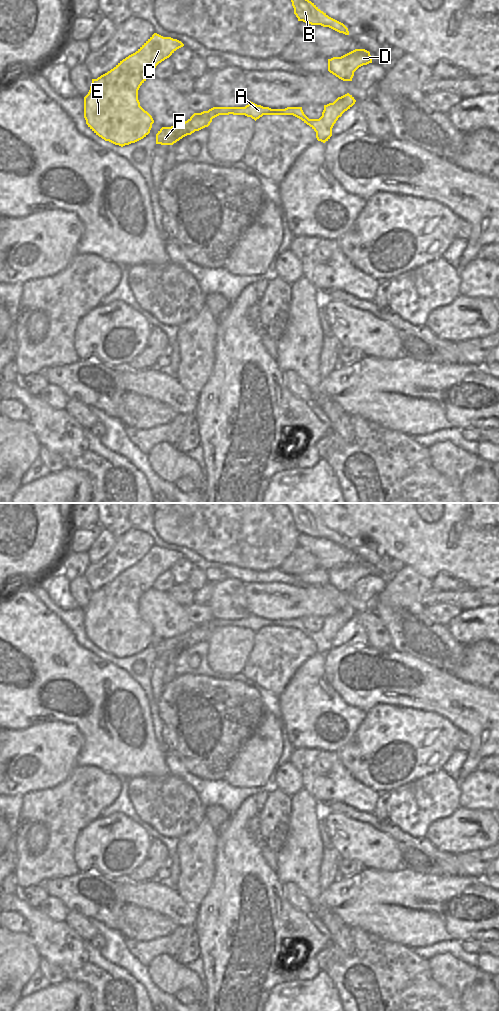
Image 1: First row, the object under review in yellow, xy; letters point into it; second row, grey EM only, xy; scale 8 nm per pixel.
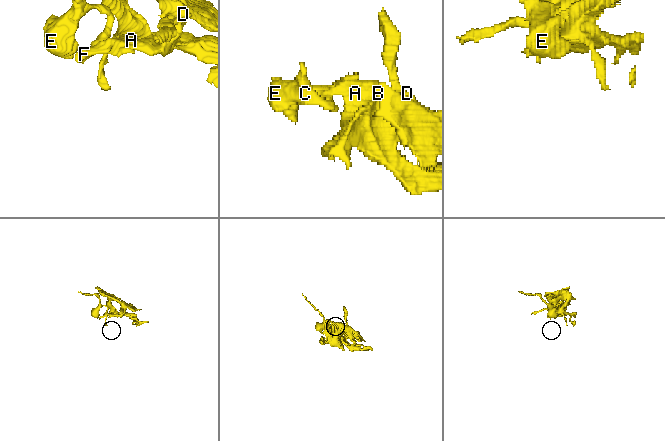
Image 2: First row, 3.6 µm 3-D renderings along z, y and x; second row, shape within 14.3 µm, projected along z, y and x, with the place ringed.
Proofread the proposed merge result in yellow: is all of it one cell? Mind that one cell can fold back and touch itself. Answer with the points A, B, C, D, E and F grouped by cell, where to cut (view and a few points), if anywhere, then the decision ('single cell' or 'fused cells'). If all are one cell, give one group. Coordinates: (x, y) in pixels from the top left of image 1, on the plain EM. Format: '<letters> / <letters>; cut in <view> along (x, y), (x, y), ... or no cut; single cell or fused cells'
A B D / C E F; cut in xy along (207, 623), (211, 631); fused cells

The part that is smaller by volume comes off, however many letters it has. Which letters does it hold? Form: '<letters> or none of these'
C, E, F.

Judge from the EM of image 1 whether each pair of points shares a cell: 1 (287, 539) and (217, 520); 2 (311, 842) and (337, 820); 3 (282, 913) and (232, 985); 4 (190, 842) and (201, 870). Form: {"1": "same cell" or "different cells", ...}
{"1": "same cell", "2": "different cells", "3": "same cell", "4": "same cell"}

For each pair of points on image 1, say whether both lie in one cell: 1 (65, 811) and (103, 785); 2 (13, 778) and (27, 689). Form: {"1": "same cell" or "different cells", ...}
{"1": "same cell", "2": "different cells"}

